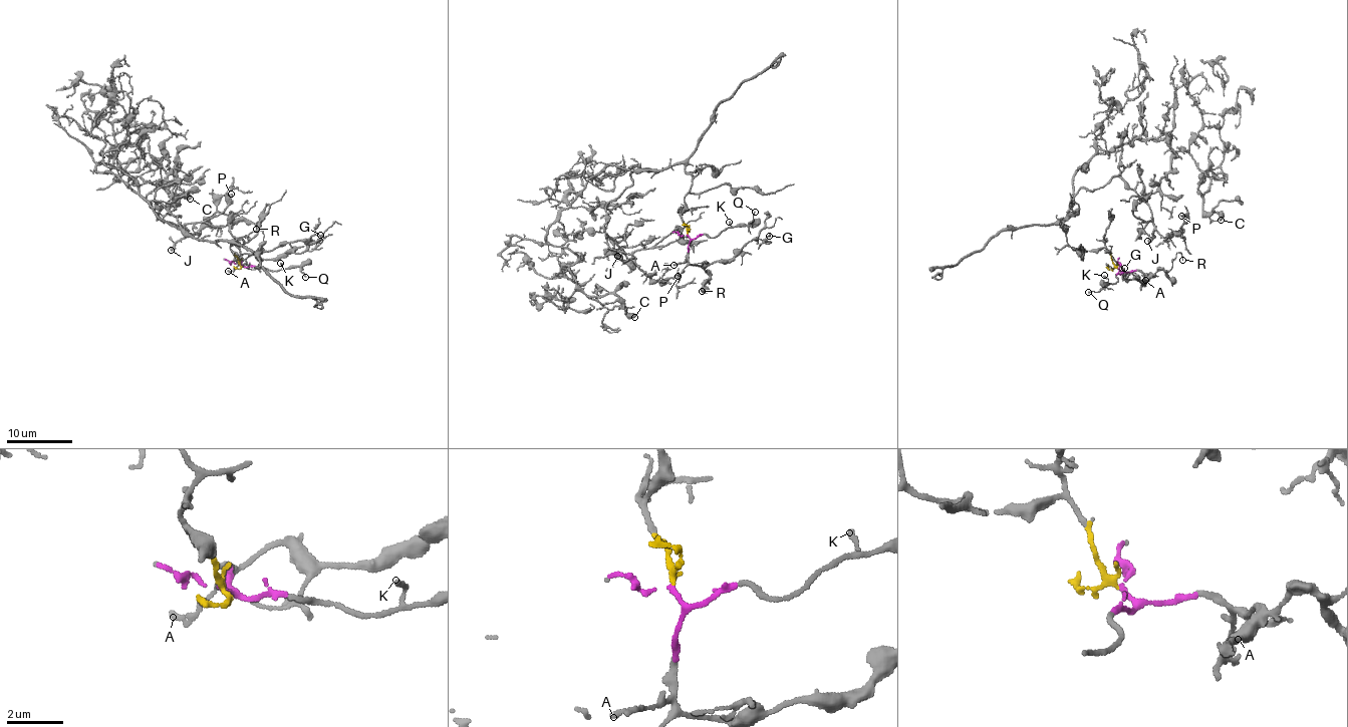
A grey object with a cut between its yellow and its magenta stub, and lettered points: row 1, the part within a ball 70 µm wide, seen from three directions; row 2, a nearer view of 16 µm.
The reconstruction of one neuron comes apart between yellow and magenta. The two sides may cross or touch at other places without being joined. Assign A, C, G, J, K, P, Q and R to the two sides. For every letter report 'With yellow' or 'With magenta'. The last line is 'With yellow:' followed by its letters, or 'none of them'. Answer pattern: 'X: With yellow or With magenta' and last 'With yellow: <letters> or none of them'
A: With magenta
C: With yellow
G: With magenta
J: With yellow
K: With magenta
P: With yellow
Q: With magenta
R: With magenta
With yellow: C, J, P

